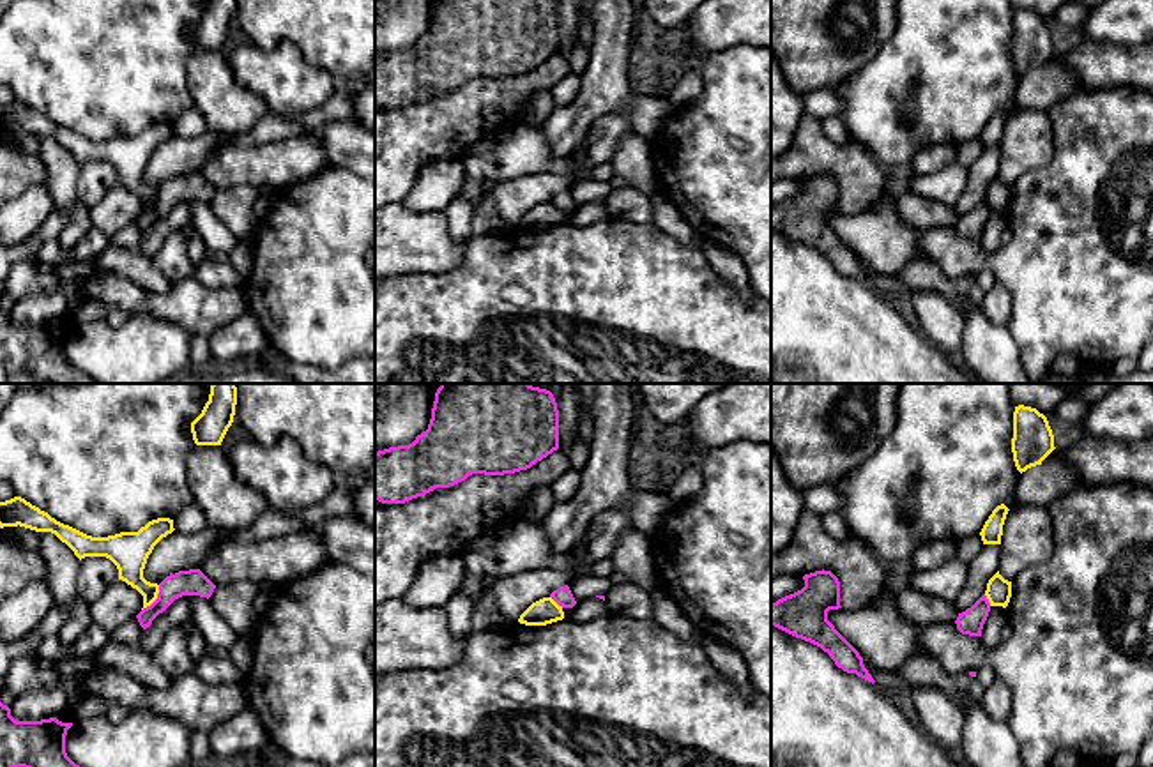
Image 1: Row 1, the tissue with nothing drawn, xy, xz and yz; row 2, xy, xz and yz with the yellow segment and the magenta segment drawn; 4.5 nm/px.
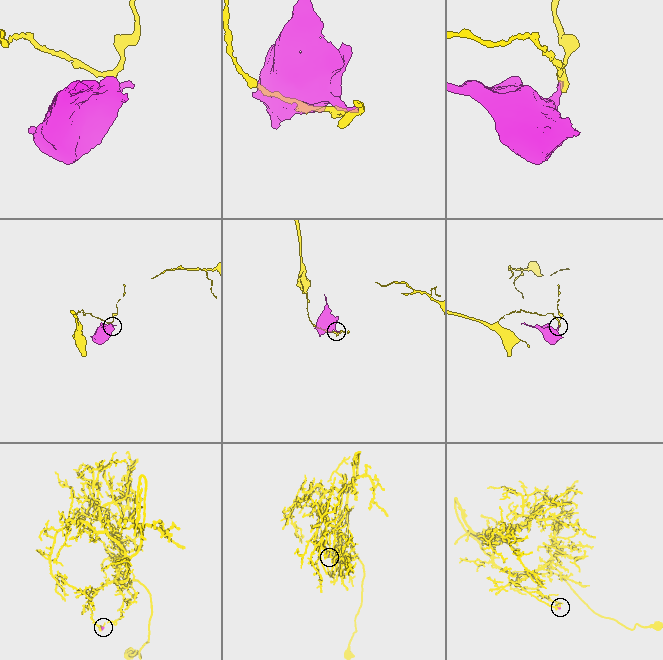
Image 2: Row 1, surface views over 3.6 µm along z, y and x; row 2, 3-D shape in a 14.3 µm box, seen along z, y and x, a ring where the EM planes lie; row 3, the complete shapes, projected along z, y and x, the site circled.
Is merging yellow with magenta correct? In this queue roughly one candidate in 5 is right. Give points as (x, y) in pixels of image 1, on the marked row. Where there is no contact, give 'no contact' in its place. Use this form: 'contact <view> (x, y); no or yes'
contact xy (154, 599); no

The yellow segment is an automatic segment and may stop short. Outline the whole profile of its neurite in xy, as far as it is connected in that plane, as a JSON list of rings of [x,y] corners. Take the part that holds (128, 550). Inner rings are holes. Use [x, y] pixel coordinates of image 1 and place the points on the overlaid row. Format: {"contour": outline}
{"contour": [[[21,497],[0,502],[0,528],[25,527],[35,532],[51,532],[65,543],[81,560],[85,557],[106,557],[118,569],[118,580],[143,596],[143,608],[150,606],[159,594],[159,585],[143,578],[143,569],[154,546],[172,534],[173,520],[157,518],[138,532],[120,532],[108,537],[92,537],[51,518]]]}

